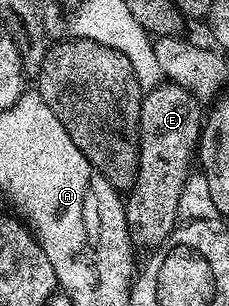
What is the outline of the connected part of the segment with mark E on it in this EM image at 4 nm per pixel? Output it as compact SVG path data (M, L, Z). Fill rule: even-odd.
M161 83L142 96L141 110L139 111L141 142L139 143L137 181L127 197L129 236L132 237L134 246L164 246L179 224L180 195L182 195L184 184L187 183L191 174L189 164L194 164L197 143L201 140L201 126L203 124L203 109L201 113L201 107L203 107L202 102L197 100L192 93L183 86L172 83Z

